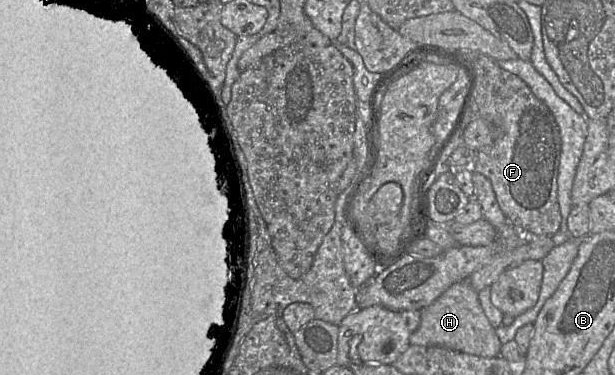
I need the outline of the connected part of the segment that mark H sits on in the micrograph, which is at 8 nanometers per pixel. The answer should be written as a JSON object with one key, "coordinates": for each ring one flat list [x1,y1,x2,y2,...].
{"coordinates":[[468,280,450,286,431,305,421,311,421,321,410,336,410,345,442,346,484,358,499,356,502,343,478,298,478,292]]}

